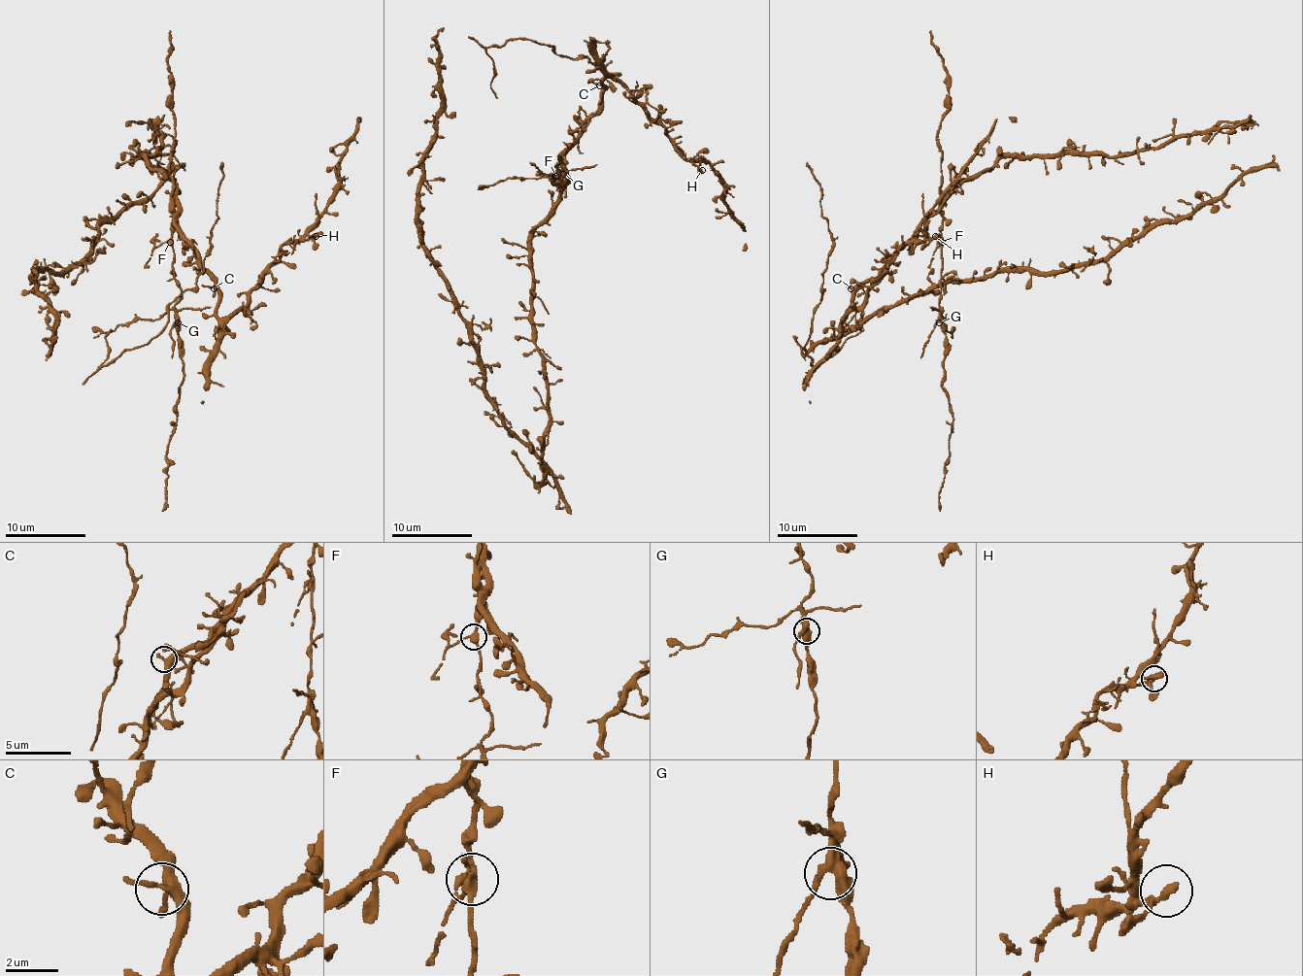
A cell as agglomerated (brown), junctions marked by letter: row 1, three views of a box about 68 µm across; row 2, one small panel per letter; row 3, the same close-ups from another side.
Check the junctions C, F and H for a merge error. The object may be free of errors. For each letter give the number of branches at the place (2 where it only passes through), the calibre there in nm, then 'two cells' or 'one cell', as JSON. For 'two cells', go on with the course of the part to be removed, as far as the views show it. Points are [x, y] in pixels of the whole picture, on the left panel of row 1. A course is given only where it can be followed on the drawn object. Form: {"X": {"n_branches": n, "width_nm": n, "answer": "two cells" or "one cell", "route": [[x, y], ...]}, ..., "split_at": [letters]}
{"C": {"n_branches": 3, "width_nm": 280, "answer": "one cell"}, "F": {"n_branches": 3, "width_nm": 260, "answer": "two cells", "route": [[169, 242], [173, 278], [182, 290], [175, 322], [183, 383], [167, 449], [167, 491], [161, 511]]}, "H": {"n_branches": 2, "width_nm": 280, "answer": "one cell"}, "split_at": ["F"]}

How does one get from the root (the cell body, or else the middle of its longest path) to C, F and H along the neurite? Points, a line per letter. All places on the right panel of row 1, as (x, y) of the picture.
C: (1134, 151), (1116, 155), (1003, 155), (991, 167), (963, 182), (921, 223), (921, 228), (877, 276), (851, 288)
F: (1134, 151), (1116, 155), (1003, 155), (991, 167), (963, 182), (945, 202), (941, 208), (941, 242)
H: (1134, 151), (1003, 155), (963, 182), (852, 294), (843, 319), (903, 246), (935, 236)

